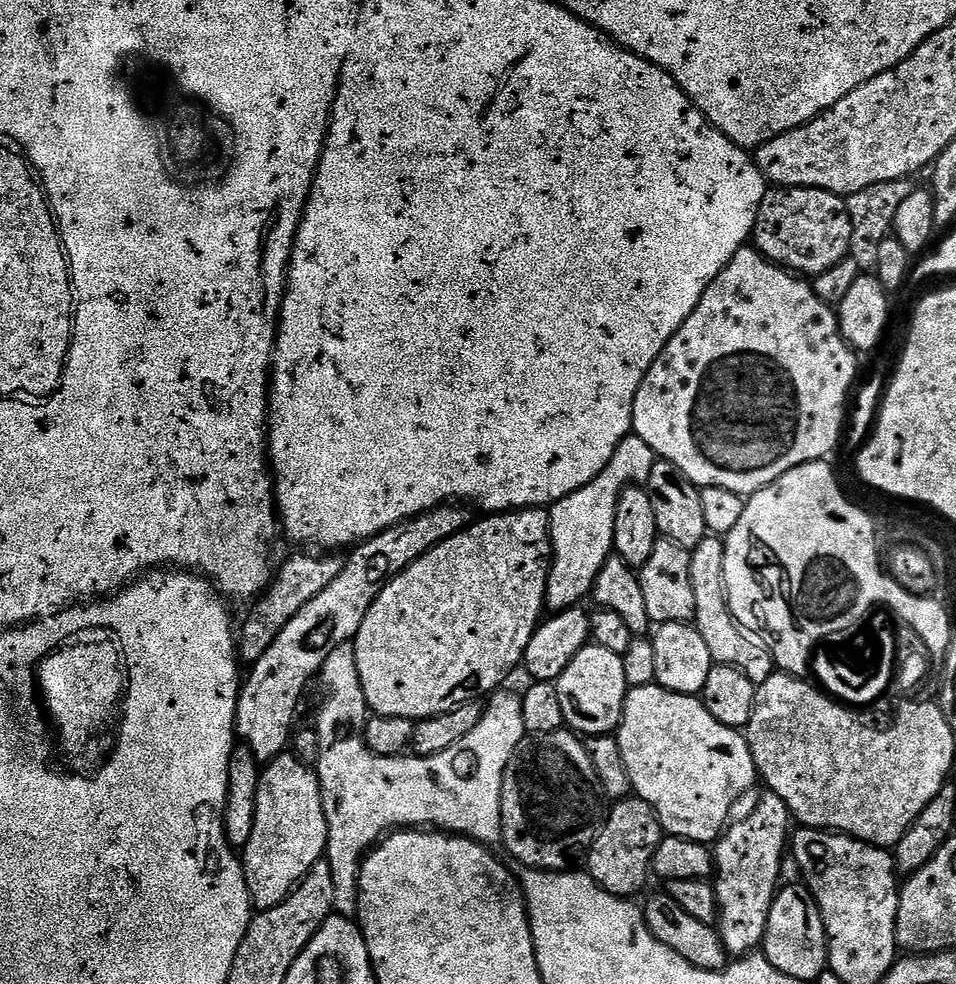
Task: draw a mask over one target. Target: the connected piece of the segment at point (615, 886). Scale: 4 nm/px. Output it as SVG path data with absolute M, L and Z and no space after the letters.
M629 798L613 803L608 819L588 850L586 871L610 894L621 898L635 897L635 892L647 882L648 876L650 880L654 850L658 850L661 839L660 820L645 800Z

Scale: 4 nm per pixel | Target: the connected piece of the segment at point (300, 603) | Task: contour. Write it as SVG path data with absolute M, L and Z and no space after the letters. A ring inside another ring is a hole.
M300 550L297 556L292 556L285 562L282 568L282 574L277 575L276 581L273 581L269 591L267 591L256 603L256 609L252 612L252 628L260 632L264 642L271 642L276 636L285 631L284 628L292 619L299 617L304 611L308 602L317 598L318 594L323 592L330 584L334 582L338 574L342 573L345 557L340 554L312 554L316 556L307 556L307 551Z

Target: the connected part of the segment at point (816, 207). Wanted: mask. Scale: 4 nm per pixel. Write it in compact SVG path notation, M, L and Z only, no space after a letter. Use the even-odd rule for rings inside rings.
M773 187L762 198L762 206L756 219L754 247L761 256L768 257L772 263L779 264L781 268L786 268L801 277L811 278L822 274L822 270L830 270L830 266L838 266L838 262L842 262L842 258L849 255L850 246L851 224L845 197L836 196L821 188Z

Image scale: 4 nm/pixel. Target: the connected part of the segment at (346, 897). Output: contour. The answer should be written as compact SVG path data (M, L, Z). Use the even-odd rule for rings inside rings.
M355 643L340 645L330 653L320 670L318 680L319 683L324 683L324 701L321 702L314 721L320 747L314 771L320 780L322 810L326 814L326 859L334 874L334 909L339 915L345 918L357 915L360 865L369 849L385 834L397 830L436 829L453 836L467 836L469 840L485 846L501 843L502 778L514 750L526 735L522 722L522 702L517 693L497 691L487 701L484 717L478 722L478 726L474 726L474 730L470 730L470 734L466 734L462 742L454 742L450 750L442 750L442 754L378 756L369 750L364 741L364 721L369 719L370 709L358 678Z

